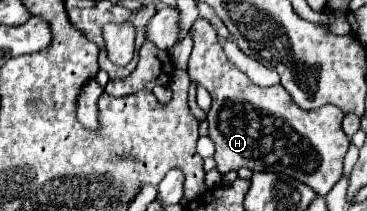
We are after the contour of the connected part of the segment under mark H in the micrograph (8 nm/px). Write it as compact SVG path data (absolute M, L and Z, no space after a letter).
M198 17L192 23L194 49L188 61L188 75L194 83L208 89L212 107L208 111L210 139L216 145L216 169L220 173L248 167L252 171L284 173L306 183L318 195L326 195L342 177L348 137L342 131L342 109L324 105L320 109L300 109L282 85L258 87L238 67L234 67L214 27Z

